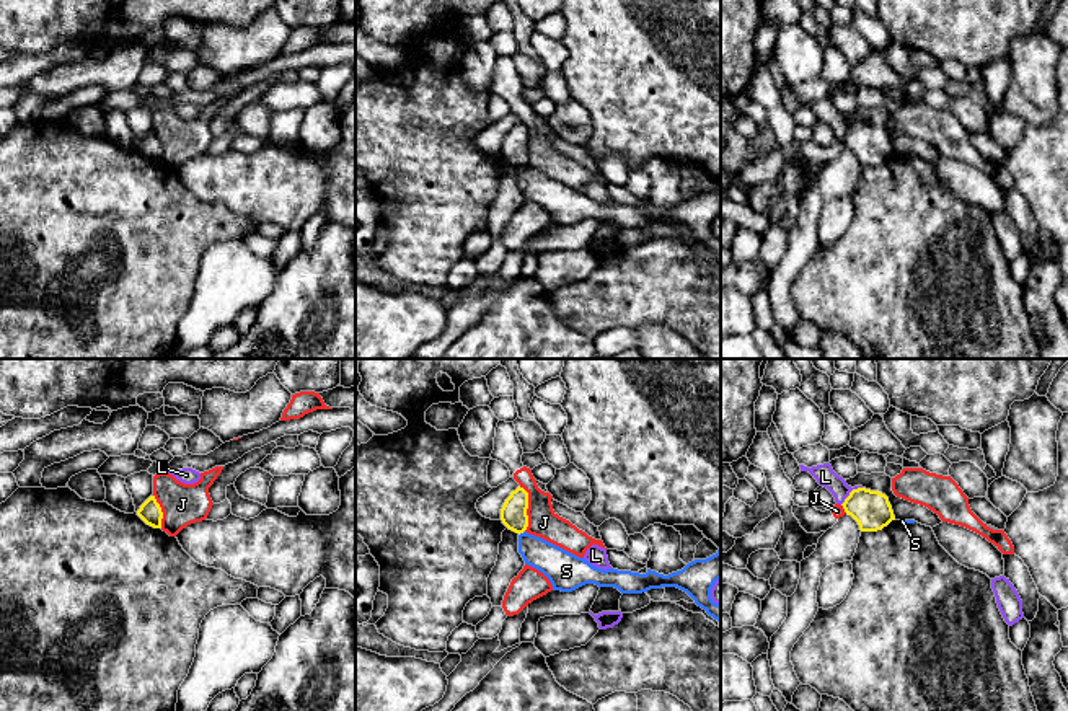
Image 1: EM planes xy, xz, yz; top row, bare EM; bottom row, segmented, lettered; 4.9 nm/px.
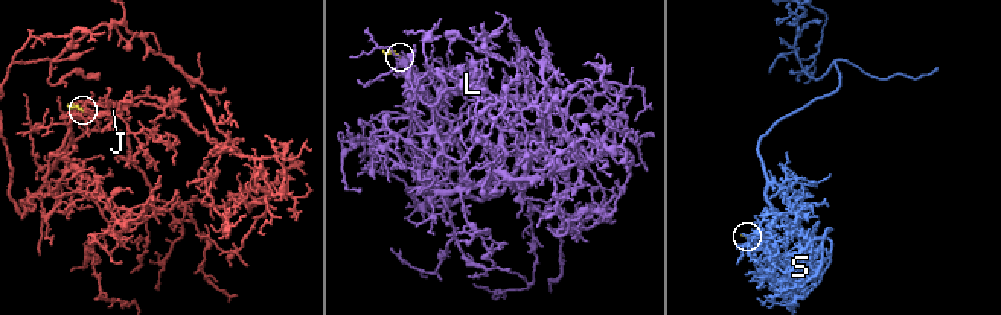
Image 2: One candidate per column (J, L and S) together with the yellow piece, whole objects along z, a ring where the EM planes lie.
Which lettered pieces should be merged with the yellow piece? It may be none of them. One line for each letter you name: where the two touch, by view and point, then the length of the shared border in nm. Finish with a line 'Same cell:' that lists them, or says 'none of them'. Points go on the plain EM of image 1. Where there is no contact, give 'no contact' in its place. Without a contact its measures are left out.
Same cell: none of them

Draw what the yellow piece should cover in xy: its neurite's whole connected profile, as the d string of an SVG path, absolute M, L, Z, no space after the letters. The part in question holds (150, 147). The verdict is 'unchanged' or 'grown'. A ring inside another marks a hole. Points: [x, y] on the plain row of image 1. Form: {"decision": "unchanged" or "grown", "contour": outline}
{"decision": "unchanged", "contour": "M150 130L137 145L137 150L150 161L161 163L163 147L155 130Z"}

